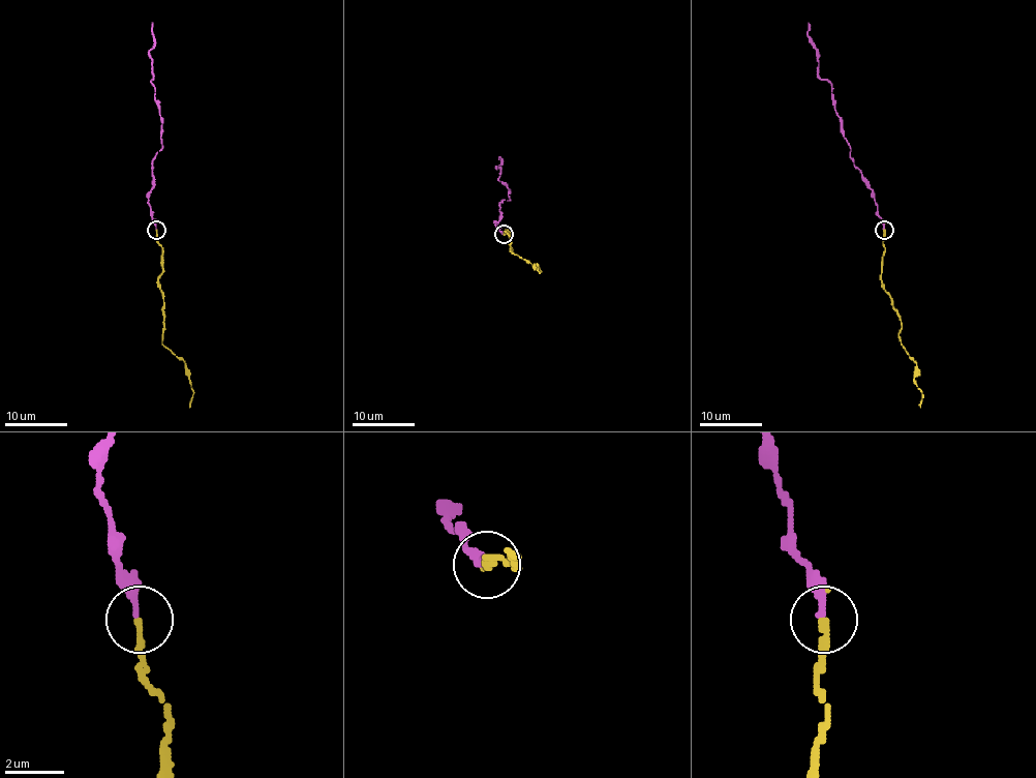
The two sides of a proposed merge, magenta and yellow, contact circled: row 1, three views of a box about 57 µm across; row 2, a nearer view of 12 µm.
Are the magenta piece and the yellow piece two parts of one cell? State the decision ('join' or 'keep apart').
join

